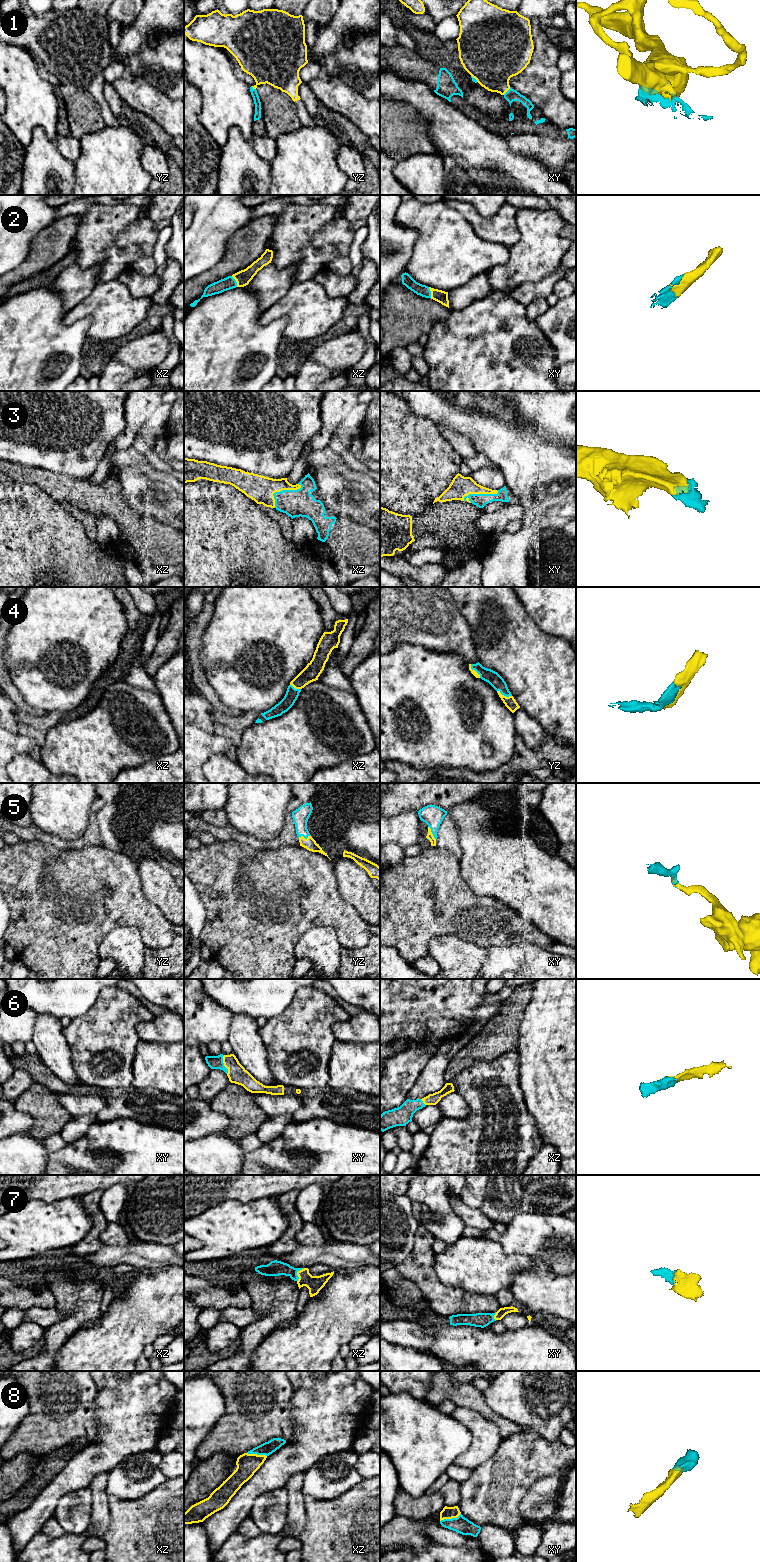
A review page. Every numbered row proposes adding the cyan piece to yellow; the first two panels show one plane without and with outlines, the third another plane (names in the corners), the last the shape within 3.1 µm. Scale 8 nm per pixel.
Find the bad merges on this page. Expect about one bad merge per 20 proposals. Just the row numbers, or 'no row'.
1

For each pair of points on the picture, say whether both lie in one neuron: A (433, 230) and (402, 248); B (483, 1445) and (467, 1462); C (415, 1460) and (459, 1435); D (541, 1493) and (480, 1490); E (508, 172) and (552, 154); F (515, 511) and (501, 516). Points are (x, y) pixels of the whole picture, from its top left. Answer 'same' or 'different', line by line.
A: different
B: same
C: same
D: different
E: different
F: same

